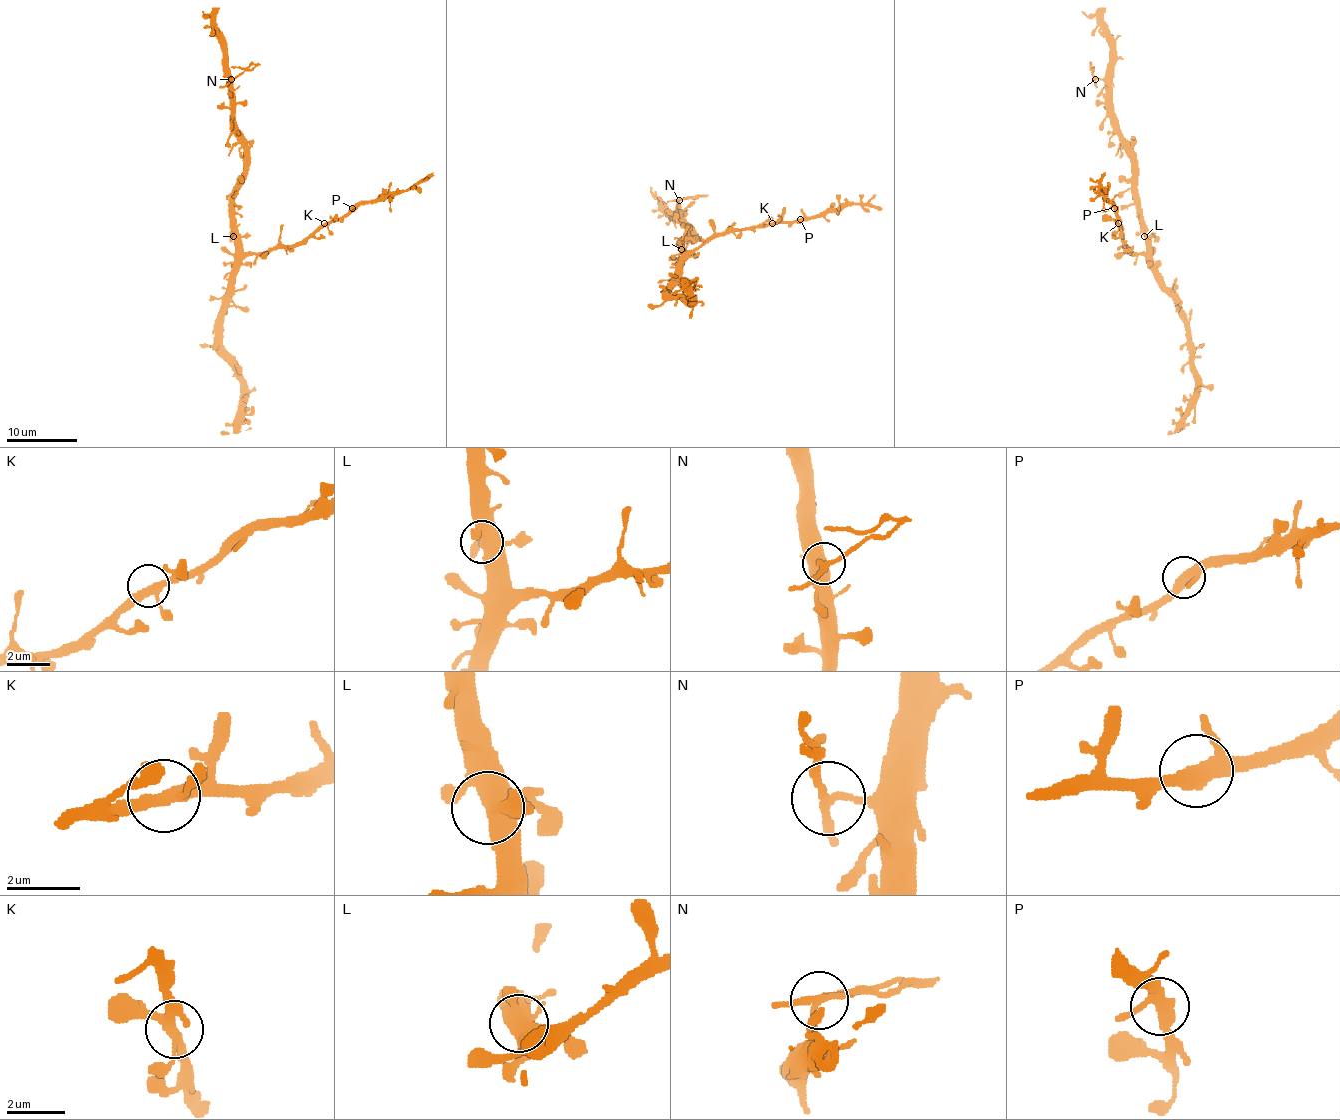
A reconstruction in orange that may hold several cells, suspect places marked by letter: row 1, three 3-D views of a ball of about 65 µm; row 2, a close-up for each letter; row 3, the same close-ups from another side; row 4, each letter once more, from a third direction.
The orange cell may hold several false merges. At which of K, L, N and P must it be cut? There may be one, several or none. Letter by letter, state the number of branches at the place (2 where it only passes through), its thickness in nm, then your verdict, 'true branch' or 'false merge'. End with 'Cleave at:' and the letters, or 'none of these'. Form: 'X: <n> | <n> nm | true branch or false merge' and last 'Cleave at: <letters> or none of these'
K: 3 | 280 nm | true branch
L: 5 | 440 nm | true branch
N: 3 | 190 nm | false merge
P: 3 | 380 nm | true branch
Cleave at: N

